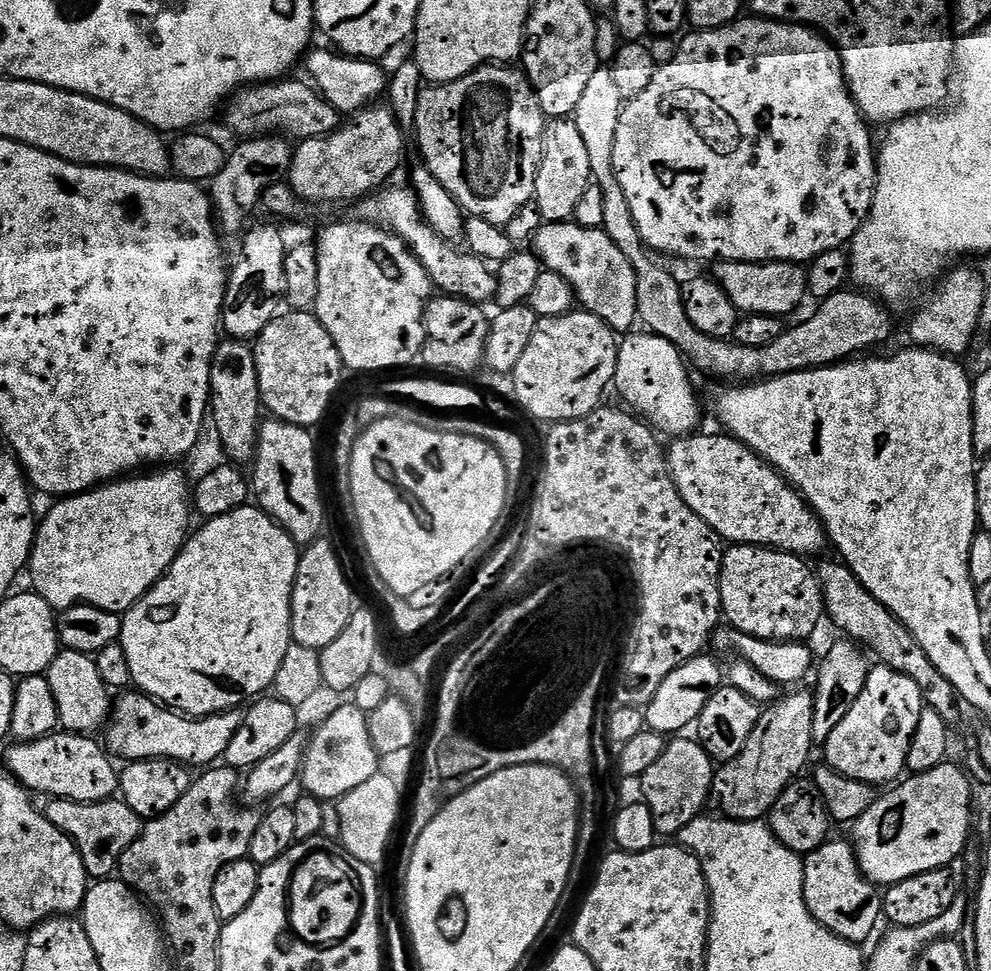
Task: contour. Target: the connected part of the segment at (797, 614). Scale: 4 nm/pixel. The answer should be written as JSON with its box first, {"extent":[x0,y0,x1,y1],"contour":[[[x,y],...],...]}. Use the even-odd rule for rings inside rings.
{"extent":[720,544,825,642],"contour":[[[741,544],[739,546],[732,546],[725,551],[724,565],[720,571],[720,593],[722,594],[722,616],[725,621],[728,620],[733,629],[744,633],[746,636],[756,636],[759,640],[799,640],[801,642],[807,641],[808,635],[815,630],[820,624],[820,616],[825,615],[824,610],[824,595],[820,593],[820,581],[817,573],[812,572],[807,568],[805,561],[799,556],[793,556],[790,552],[778,552],[770,548],[758,548],[751,544]]]}

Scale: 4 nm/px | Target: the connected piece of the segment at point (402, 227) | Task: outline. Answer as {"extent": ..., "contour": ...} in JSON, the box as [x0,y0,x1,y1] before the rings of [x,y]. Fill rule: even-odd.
{"extent":[359,187,496,305],"contour":[[[385,187],[375,194],[359,201],[359,219],[367,220],[370,224],[379,224],[381,228],[388,229],[393,236],[400,236],[404,243],[422,262],[428,271],[428,277],[441,293],[458,296],[462,300],[470,300],[474,304],[483,305],[484,300],[491,301],[496,294],[496,276],[487,263],[480,257],[472,255],[467,250],[459,252],[455,243],[449,242],[437,234],[426,222],[420,209],[420,200],[411,187],[392,188]]]}

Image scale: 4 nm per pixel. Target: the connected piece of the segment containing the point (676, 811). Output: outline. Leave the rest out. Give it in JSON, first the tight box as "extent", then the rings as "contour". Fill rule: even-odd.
{"extent":[642,738,712,838],"contour":[[[684,738],[673,739],[676,741],[673,744],[671,741],[665,747],[662,758],[658,758],[658,762],[654,762],[654,766],[650,766],[650,770],[646,770],[642,777],[643,803],[647,804],[654,818],[657,833],[664,838],[675,837],[691,820],[701,815],[705,811],[704,803],[707,805],[712,795],[712,757],[706,754],[706,750],[695,739],[680,739]]]}

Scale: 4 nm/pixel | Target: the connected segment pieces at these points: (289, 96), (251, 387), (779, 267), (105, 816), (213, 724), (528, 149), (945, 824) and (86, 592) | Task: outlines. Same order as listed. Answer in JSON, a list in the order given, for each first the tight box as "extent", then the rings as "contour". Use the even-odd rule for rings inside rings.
[{"extent":[227,78,341,141],"contour":[[[281,78],[245,86],[227,101],[228,124],[240,138],[255,138],[281,132],[289,137],[300,136],[299,139],[305,141],[314,140],[317,136],[328,136],[341,127],[341,113],[336,112],[334,106],[330,106],[315,87],[307,83],[299,84],[292,79]]]},{"extent":[210,339,262,461],"contour":[[[225,339],[212,355],[210,370],[210,420],[216,423],[220,444],[229,461],[251,461],[256,454],[256,440],[260,437],[262,405],[260,400],[258,371],[255,366],[253,345],[243,340]]]},{"extent":[714,262,808,317],"contour":[[[720,262],[715,265],[714,279],[720,283],[722,290],[726,290],[726,294],[732,300],[732,305],[744,314],[766,314],[767,316],[787,317],[787,312],[792,312],[799,306],[808,296],[808,274],[807,271],[799,263],[796,262],[761,262],[759,264],[749,264],[747,262]]]},{"extent":[46,798,142,878],"contour":[[[52,798],[47,801],[46,815],[48,821],[58,830],[62,830],[74,842],[78,854],[82,858],[84,868],[88,871],[89,877],[108,878],[119,869],[122,854],[126,854],[129,846],[140,837],[142,831],[142,821],[130,806],[126,806],[123,800],[113,798],[111,800],[99,800],[93,804],[83,804],[63,798]]]},{"extent":[106,690,242,766],"contour":[[[136,690],[125,691],[121,696],[124,697],[117,704],[115,701],[106,724],[106,748],[117,757],[124,756],[125,761],[166,758],[189,766],[215,765],[230,746],[230,738],[234,738],[242,719],[241,713],[236,710],[189,718]]]},{"extent":[414,66,546,226],"contour":[[[485,66],[476,68],[470,74],[466,74],[449,84],[425,87],[418,98],[418,110],[414,121],[416,144],[420,147],[421,158],[424,159],[421,160],[423,167],[431,170],[432,174],[438,178],[438,182],[459,202],[461,209],[469,217],[501,226],[508,225],[510,218],[514,218],[514,214],[518,214],[518,210],[522,210],[522,206],[533,203],[536,194],[536,179],[542,162],[542,154],[544,153],[546,117],[540,108],[539,102],[536,101],[536,91],[533,90],[532,83],[528,81],[528,77],[524,75],[523,71],[516,69],[515,72],[514,69],[515,67],[512,66]]]},{"extent":[850,762,973,886],"contour":[[[945,762],[929,772],[909,775],[888,790],[893,792],[886,793],[881,800],[880,797],[873,799],[870,810],[866,810],[866,814],[854,821],[852,836],[850,835],[851,843],[856,849],[856,861],[865,878],[877,886],[887,886],[935,868],[947,869],[948,863],[958,859],[968,844],[968,827],[972,824],[971,787],[973,788],[970,777],[963,767],[955,768],[952,762]]]},{"extent":[26,466,194,614],"contour":[[[164,466],[159,470],[152,470],[149,476],[140,476],[144,474],[132,474],[127,478],[117,479],[115,482],[109,482],[101,487],[92,489],[91,492],[81,492],[79,496],[70,496],[61,499],[48,513],[45,514],[44,520],[39,521],[36,530],[36,540],[32,544],[32,554],[26,565],[27,571],[32,571],[31,587],[45,602],[48,603],[53,610],[63,610],[65,608],[73,608],[75,604],[92,604],[95,608],[101,608],[107,612],[123,614],[129,608],[133,608],[140,599],[147,594],[156,583],[164,577],[164,572],[174,562],[174,558],[184,548],[184,542],[190,535],[190,527],[188,523],[194,517],[194,496],[190,491],[190,480],[179,472],[179,467]]]}]

